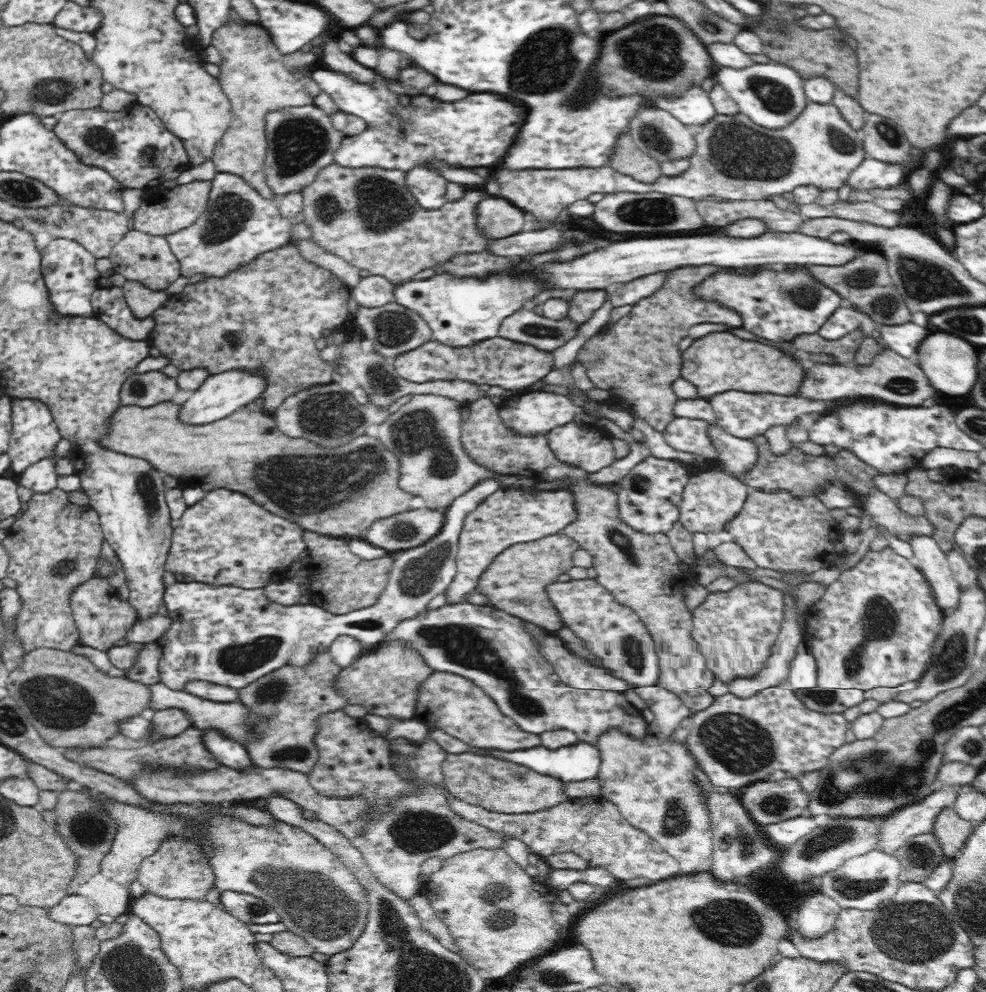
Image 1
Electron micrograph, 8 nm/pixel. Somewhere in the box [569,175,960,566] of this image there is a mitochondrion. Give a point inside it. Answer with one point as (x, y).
(657, 212)

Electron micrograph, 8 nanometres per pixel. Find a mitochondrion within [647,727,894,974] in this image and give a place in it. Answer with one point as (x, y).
(731, 922)

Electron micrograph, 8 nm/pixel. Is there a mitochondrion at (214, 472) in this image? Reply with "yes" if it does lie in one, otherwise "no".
no

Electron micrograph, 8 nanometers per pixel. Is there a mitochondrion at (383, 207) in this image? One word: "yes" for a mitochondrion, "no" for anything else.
yes

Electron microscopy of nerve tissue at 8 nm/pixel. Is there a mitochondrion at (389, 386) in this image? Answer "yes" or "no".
yes

